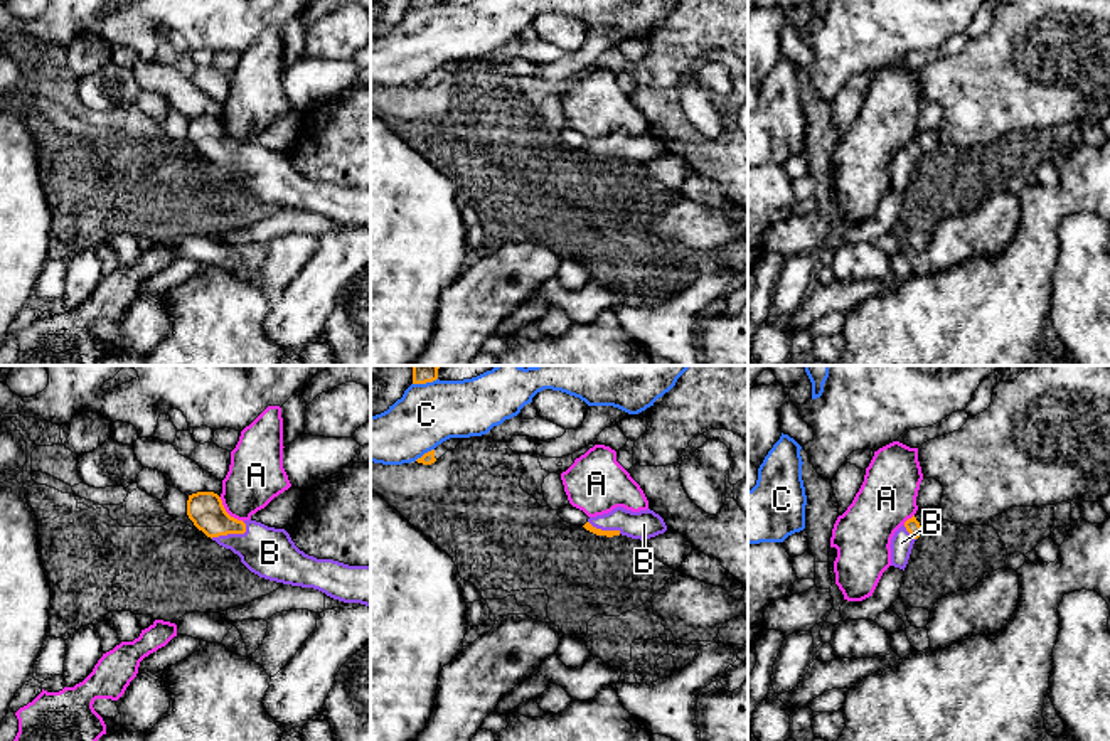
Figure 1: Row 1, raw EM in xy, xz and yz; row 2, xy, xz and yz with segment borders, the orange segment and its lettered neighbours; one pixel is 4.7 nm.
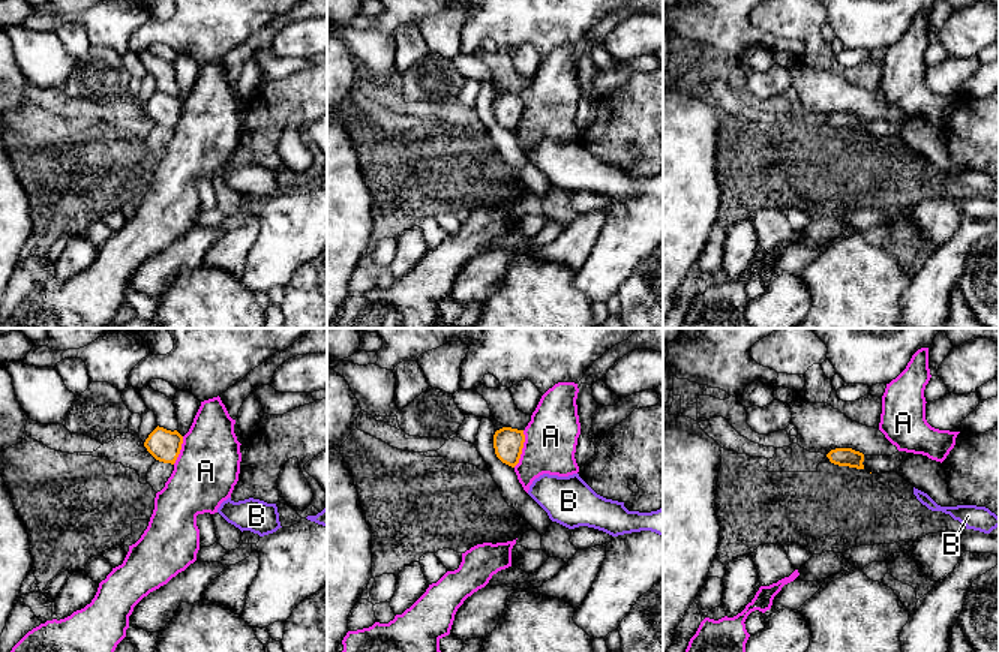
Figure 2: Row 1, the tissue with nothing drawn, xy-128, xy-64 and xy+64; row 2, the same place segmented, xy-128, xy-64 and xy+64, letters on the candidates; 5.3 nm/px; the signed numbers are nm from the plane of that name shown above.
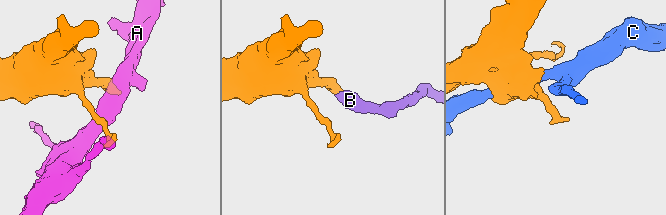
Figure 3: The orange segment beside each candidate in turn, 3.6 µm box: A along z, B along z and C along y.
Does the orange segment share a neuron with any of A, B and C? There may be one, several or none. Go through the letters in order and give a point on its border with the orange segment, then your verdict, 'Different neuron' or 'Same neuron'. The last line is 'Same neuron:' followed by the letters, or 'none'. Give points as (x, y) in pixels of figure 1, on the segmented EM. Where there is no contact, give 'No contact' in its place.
A: Touches orange at xy (226, 512). Different neuron
B: Touches orange at xy (231, 533). Same neuron
C: Touches orange at xz (425, 453). Different neuron
Same neuron: B

